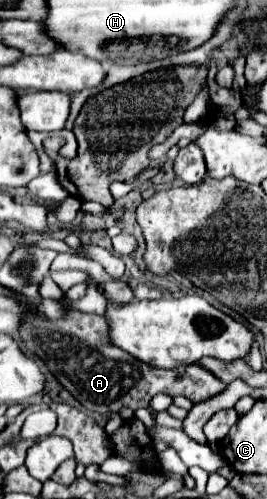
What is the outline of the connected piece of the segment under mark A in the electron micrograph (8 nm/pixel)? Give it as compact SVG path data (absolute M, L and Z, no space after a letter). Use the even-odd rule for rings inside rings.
M73 310L71 318L63 318L63 322L27 322L19 334L29 352L39 356L55 378L91 412L111 414L119 412L123 406L129 406L131 410L145 408L159 392L169 396L183 394L191 402L203 402L227 388L227 384L197 364L159 370L133 358L129 352L111 344L109 326L103 316Z

